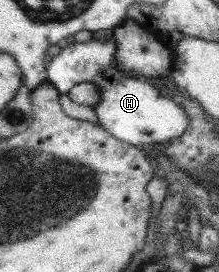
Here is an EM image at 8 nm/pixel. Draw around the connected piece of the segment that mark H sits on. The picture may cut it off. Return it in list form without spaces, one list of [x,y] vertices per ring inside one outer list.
[[[94,37],[87,42],[63,43],[59,54],[49,57],[47,62],[47,81],[60,92],[68,94],[71,87],[80,82],[89,81],[101,90],[97,105],[93,106],[99,124],[111,134],[133,146],[145,144],[157,147],[179,138],[189,126],[189,117],[185,109],[171,97],[162,96],[149,79],[129,75],[115,63],[117,45],[113,37],[99,40]]]

